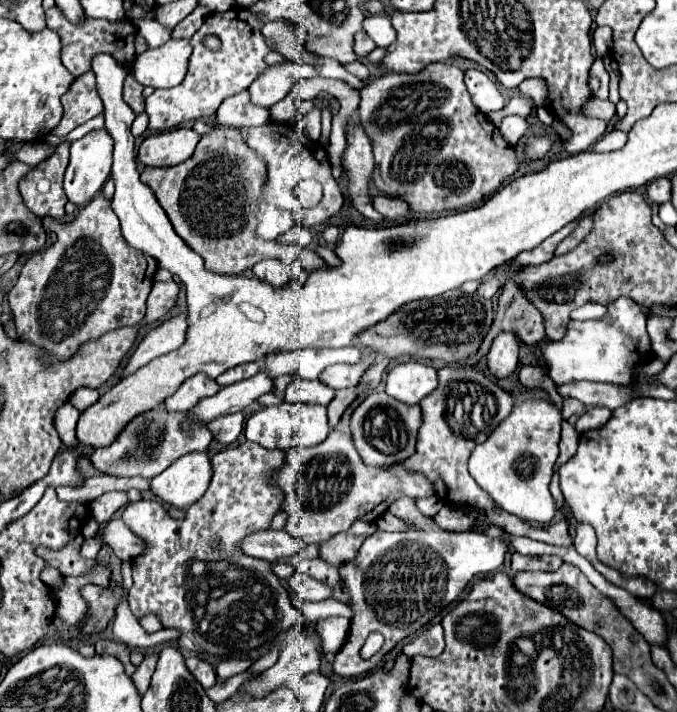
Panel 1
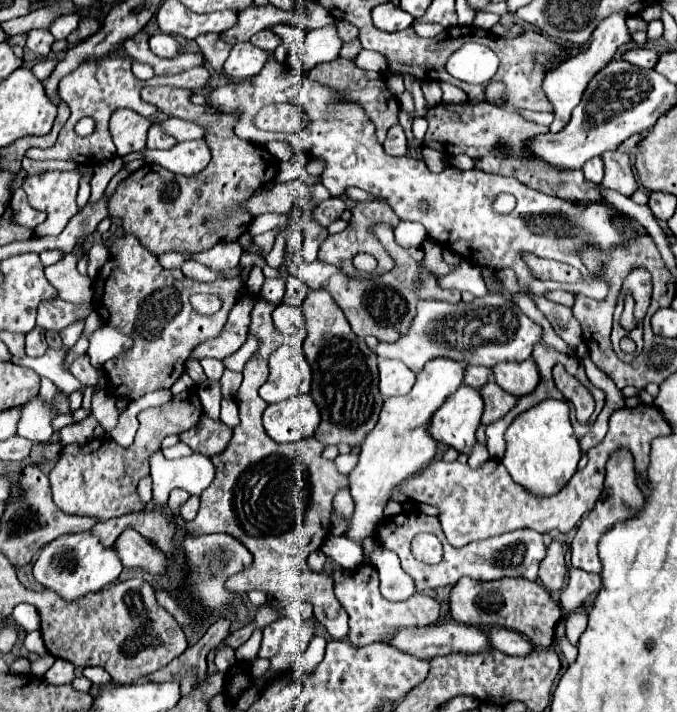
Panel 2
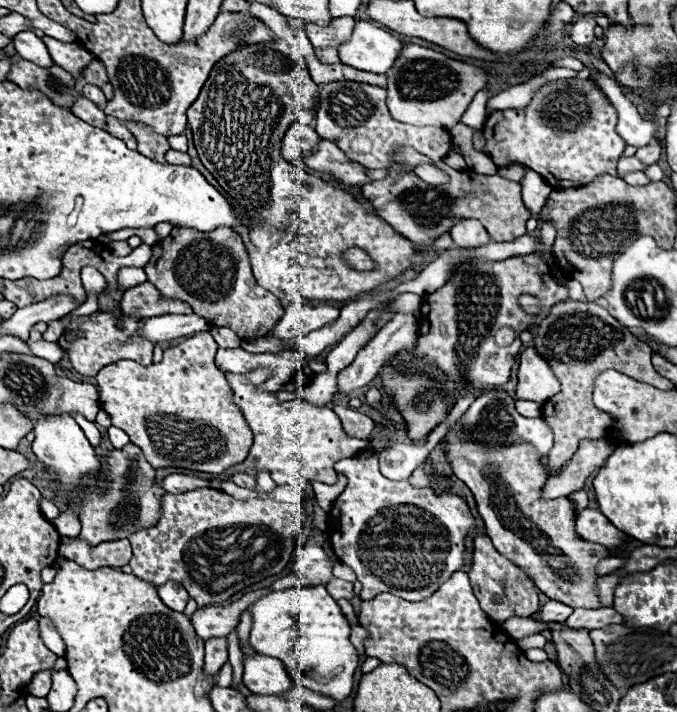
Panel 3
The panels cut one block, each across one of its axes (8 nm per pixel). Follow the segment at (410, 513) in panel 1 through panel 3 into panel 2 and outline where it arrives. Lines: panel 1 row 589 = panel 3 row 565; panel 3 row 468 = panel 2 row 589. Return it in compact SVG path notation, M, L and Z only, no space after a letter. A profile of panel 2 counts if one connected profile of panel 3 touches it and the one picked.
M362 562L354 568L352 576L344 576L342 572L336 572L336 598L344 606L349 616L349 642L362 647L375 642L384 642L384 639L392 638L392 634L402 627L422 627L434 624L440 614L440 604L424 594L414 594L404 602L390 602L386 600L380 590L380 578L376 568L370 562Z

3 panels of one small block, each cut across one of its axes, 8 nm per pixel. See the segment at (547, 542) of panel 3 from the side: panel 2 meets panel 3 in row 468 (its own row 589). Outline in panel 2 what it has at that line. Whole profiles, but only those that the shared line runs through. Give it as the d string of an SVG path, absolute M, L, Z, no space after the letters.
M464 578L452 588L450 612L456 622L466 626L502 626L516 630L532 640L534 646L548 648L554 644L554 628L562 620L560 604L538 582L526 578L500 578L500 580L472 580Z

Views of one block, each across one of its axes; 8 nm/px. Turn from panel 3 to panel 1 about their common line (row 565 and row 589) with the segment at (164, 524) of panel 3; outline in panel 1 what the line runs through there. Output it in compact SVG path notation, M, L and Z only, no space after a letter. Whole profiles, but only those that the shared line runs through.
M244 442L240 446L222 450L212 456L212 480L206 494L186 510L184 520L176 520L154 500L138 500L126 506L122 512L122 520L136 532L140 540L148 544L148 548L132 560L132 578L134 584L130 588L128 604L136 618L146 614L156 614L164 628L180 630L180 638L176 646L180 650L194 650L210 656L244 656L250 650L256 650L264 644L272 644L278 640L282 632L288 632L296 624L302 624L304 618L300 610L292 604L290 592L282 588L278 576L272 572L272 562L258 560L252 556L244 556L240 552L240 540L244 536L270 528L272 518L282 512L284 496L278 494L276 482L272 476L284 466L284 452L268 452L260 448L260 444Z

